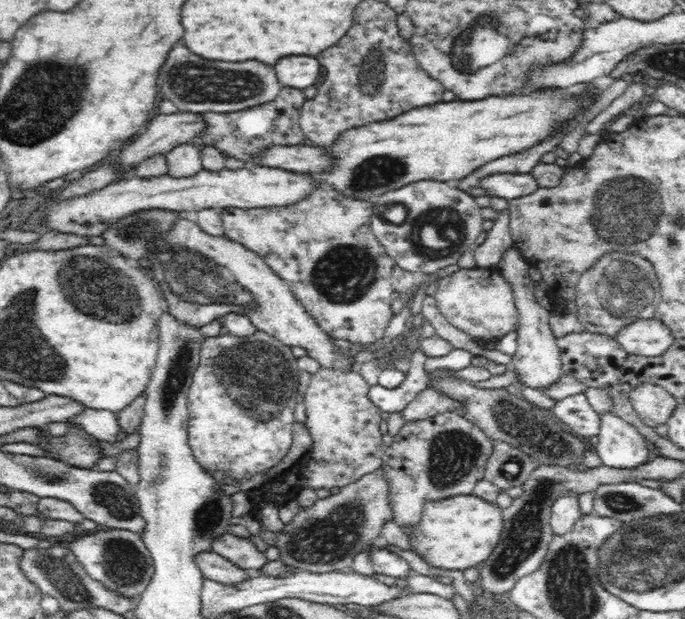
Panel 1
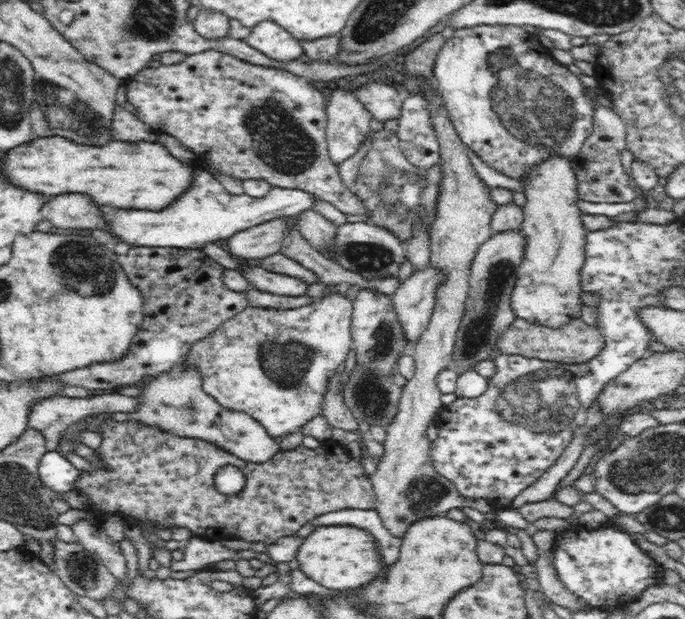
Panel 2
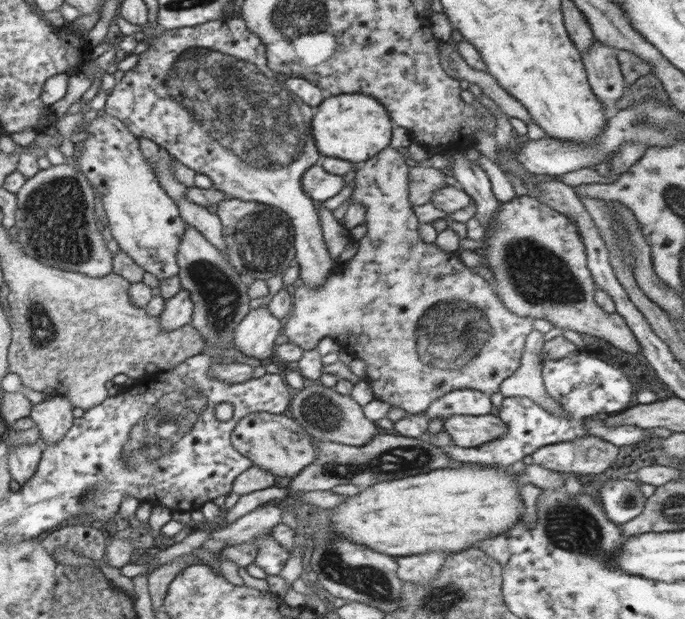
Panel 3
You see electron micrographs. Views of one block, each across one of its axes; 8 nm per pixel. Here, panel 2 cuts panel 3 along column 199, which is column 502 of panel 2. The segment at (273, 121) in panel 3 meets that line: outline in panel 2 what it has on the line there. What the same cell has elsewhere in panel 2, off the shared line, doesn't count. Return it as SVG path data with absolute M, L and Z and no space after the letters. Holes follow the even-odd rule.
M482 24L455 30L437 55L432 81L464 146L476 152L490 168L518 180L522 180L535 164L554 155L575 160L592 134L593 114L599 107L595 92L554 60L550 48L546 48L528 27Z

